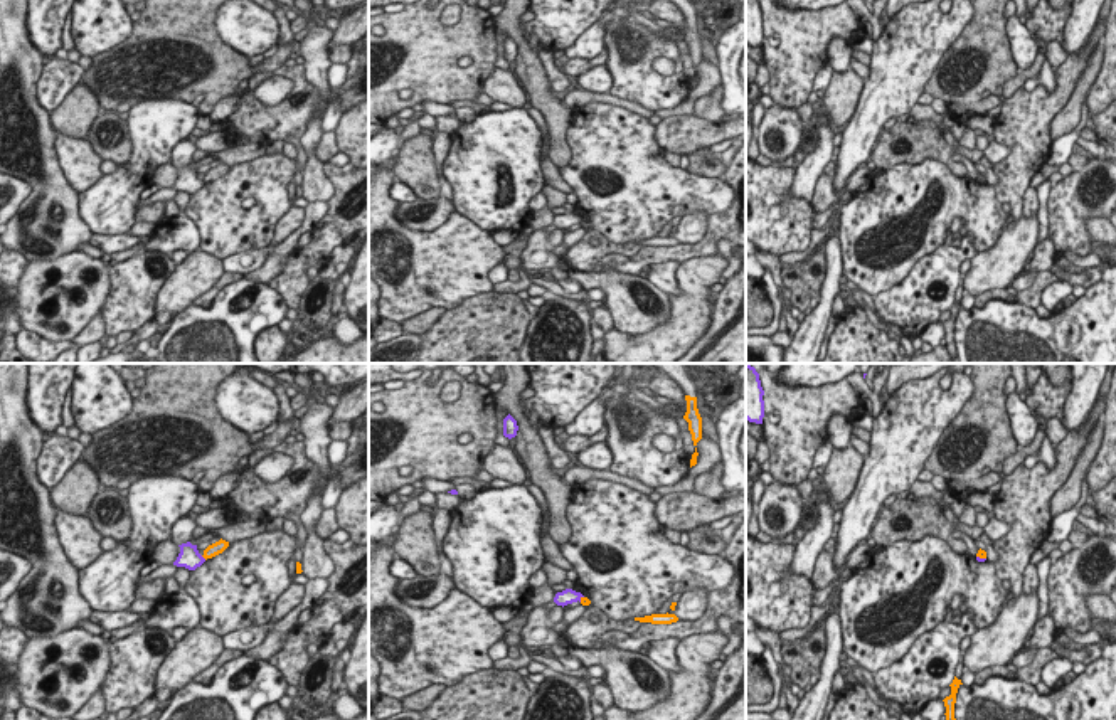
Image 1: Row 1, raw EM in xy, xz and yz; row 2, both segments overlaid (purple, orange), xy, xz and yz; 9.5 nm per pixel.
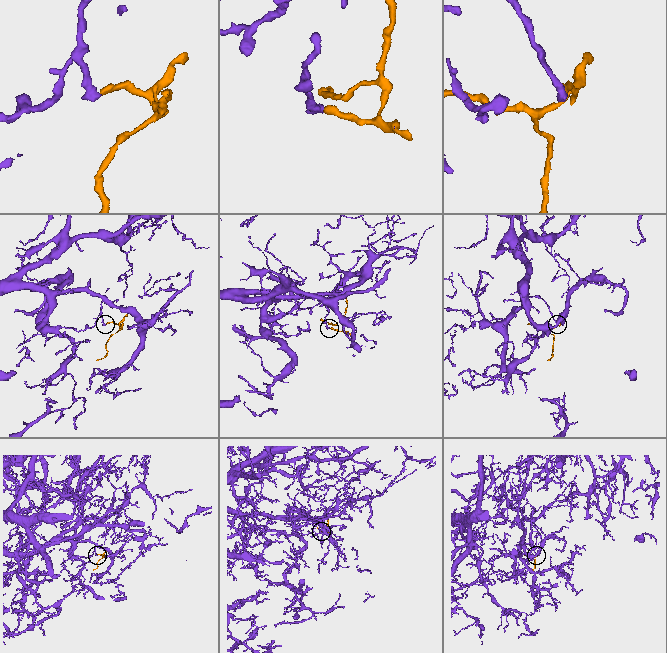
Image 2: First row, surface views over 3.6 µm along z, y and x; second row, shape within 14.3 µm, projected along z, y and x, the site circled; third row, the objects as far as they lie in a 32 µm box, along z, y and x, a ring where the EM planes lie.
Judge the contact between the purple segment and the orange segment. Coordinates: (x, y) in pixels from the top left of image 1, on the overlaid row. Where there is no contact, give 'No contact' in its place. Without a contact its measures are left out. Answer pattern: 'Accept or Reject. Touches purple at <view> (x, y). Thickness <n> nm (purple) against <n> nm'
Reject. Touches purple at xy (202, 557). Thickness 220 nm (purple) against 120 nm.

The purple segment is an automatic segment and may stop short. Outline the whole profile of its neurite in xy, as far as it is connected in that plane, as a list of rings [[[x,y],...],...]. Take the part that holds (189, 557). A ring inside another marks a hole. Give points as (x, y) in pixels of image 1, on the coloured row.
[[[187,542],[178,547],[180,547],[180,553],[173,562],[173,565],[195,570],[205,562],[205,559],[199,553],[197,545],[192,545],[190,542]]]

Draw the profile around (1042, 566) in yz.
[[[1045,555],[1042,560],[1035,562],[1037,567],[1037,574],[1039,574],[1039,589],[1037,589],[1037,596],[1039,596],[1039,614],[1037,619],[1042,619],[1044,616],[1049,614],[1049,587],[1047,587],[1047,575],[1050,570],[1050,557]]]

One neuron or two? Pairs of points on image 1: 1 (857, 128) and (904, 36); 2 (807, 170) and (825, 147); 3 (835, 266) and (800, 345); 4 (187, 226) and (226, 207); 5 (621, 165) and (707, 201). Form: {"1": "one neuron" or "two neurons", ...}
{"1": "one neuron", "2": "one neuron", "3": "one neuron", "4": "two neurons", "5": "one neuron"}

